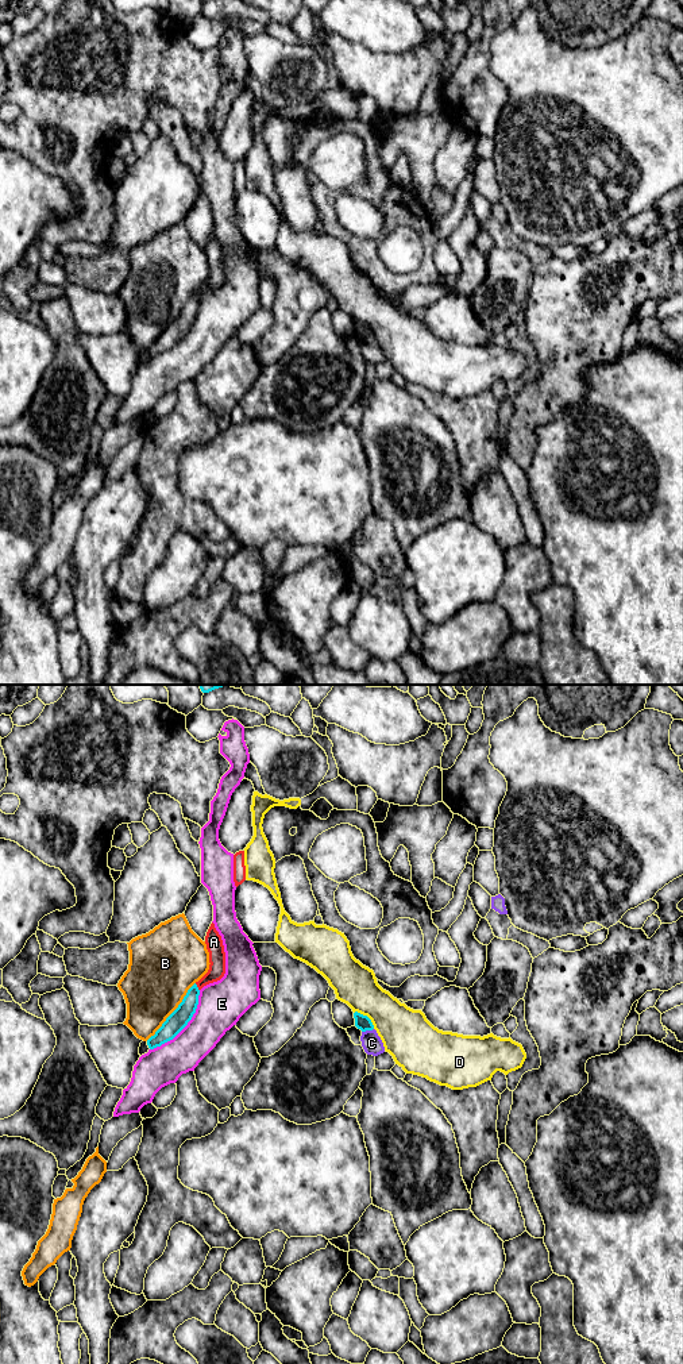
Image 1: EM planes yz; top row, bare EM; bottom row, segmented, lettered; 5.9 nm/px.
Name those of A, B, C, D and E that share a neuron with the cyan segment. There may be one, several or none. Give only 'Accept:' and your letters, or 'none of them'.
Accept: C

